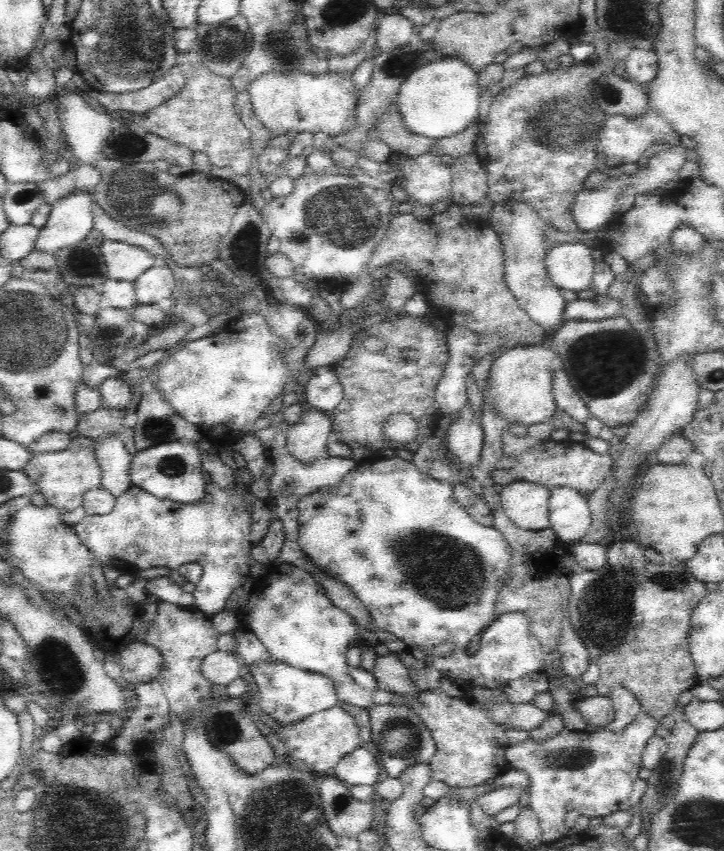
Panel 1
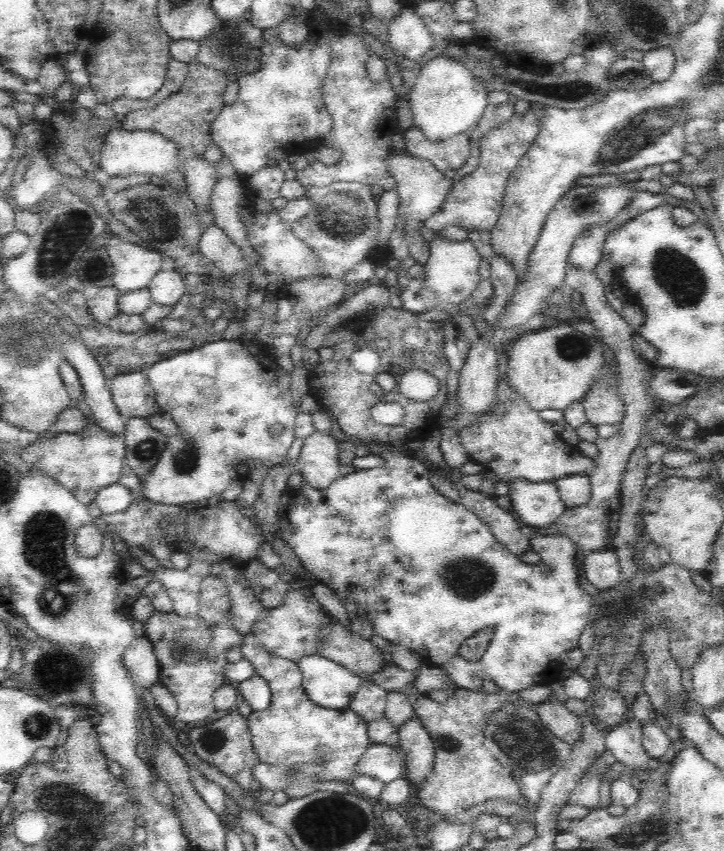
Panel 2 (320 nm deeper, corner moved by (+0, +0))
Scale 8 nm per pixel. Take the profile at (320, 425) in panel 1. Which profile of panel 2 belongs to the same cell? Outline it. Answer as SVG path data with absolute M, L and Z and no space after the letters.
M319 430L303 440L303 447L295 462L303 483L312 488L324 489L341 477L338 444L339 441L329 432Z

